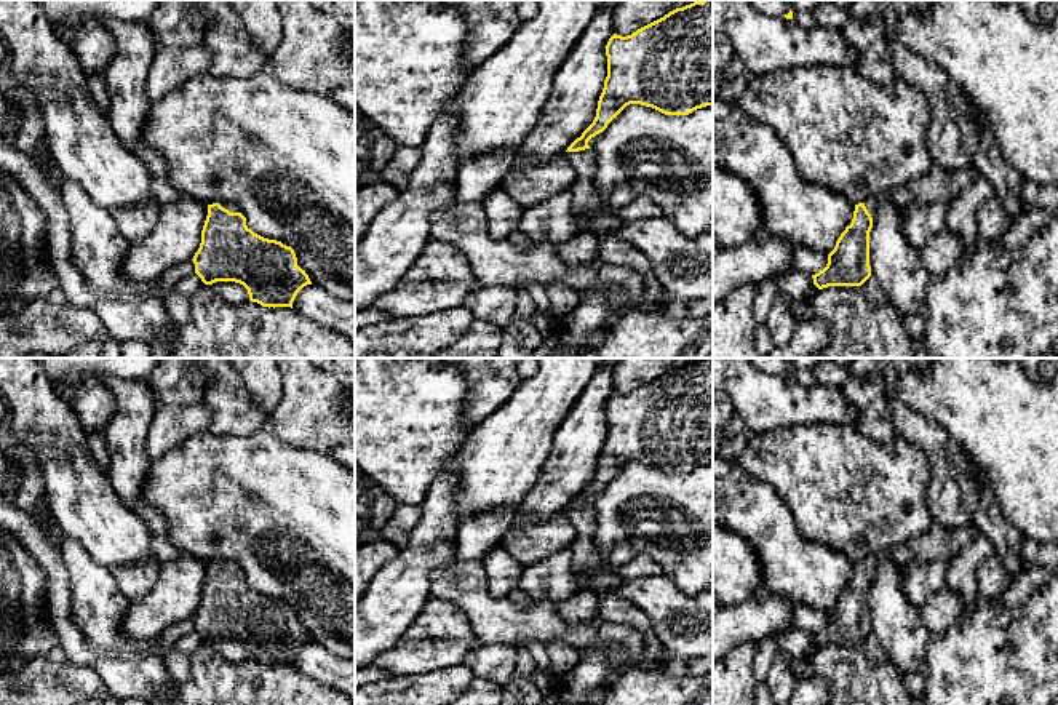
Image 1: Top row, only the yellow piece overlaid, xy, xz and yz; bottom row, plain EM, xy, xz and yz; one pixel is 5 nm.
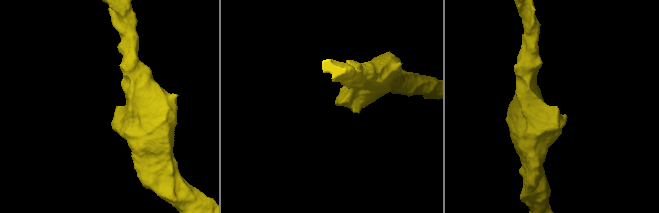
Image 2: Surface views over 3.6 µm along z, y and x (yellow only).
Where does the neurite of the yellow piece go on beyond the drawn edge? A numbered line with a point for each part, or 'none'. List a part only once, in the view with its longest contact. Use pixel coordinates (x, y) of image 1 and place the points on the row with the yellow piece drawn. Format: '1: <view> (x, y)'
1: xz (585, 197)

